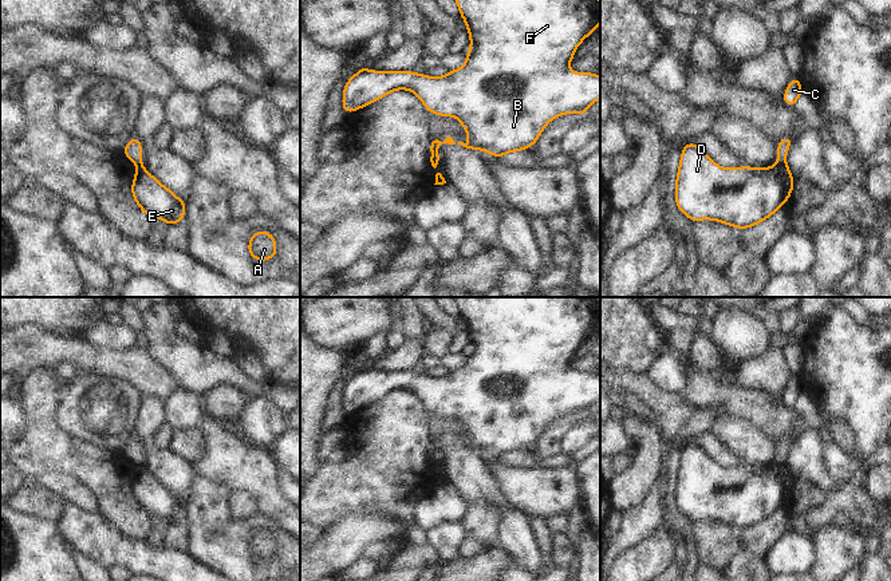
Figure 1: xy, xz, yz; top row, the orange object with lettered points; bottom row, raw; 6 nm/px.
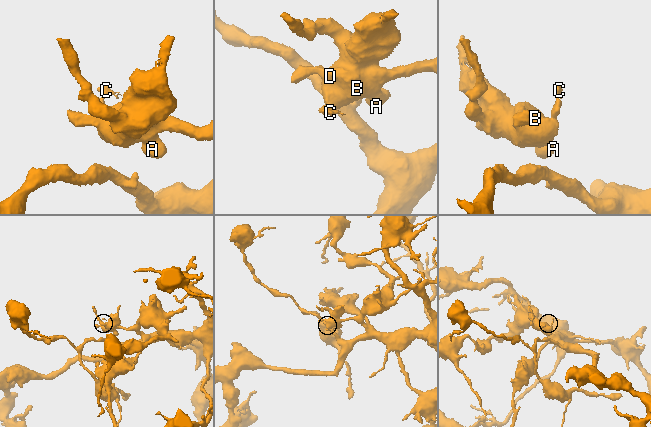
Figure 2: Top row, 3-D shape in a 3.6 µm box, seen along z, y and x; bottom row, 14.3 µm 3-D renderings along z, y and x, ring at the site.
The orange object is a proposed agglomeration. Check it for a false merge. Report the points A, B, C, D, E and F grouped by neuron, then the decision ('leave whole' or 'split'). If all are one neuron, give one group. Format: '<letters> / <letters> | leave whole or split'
A B D E F / C | split

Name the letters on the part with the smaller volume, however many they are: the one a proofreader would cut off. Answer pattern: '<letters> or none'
C

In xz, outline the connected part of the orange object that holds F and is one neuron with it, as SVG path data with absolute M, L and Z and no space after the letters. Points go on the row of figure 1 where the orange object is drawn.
M454 0L466 24L470 48L462 67L443 76L427 76L414 71L372 71L360 67L343 87L342 108L351 114L385 98L397 90L409 90L423 103L427 112L439 116L454 116L468 134L468 142L458 145L477 153L484 149L494 158L512 151L524 151L536 145L545 126L564 114L583 116L592 103L600 99L600 76L588 71L573 72L568 64L576 48L600 23L598 0Z

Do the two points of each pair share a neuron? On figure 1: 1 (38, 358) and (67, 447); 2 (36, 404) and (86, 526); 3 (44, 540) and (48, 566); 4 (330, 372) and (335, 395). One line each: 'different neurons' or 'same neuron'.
1: different neurons
2: different neurons
3: same neuron
4: different neurons

